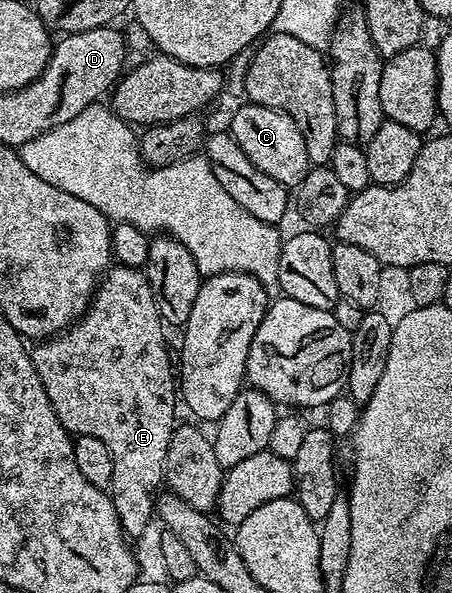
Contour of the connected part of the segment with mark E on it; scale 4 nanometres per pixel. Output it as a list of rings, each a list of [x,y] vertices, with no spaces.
[[[114,264],[101,277],[97,288],[93,290],[91,304],[85,309],[84,316],[76,323],[70,325],[69,328],[62,329],[60,333],[34,344],[37,346],[32,346],[31,349],[33,366],[43,383],[43,391],[47,391],[47,399],[51,399],[51,407],[55,411],[55,415],[62,427],[70,435],[95,435],[95,439],[100,439],[106,445],[107,451],[111,451],[111,459],[113,460],[113,490],[111,493],[113,506],[117,512],[121,529],[125,532],[126,538],[129,539],[143,536],[149,529],[149,520],[154,520],[155,494],[163,485],[167,451],[171,447],[171,435],[175,428],[175,422],[178,420],[176,417],[177,407],[179,408],[179,381],[175,376],[174,362],[173,365],[169,362],[169,349],[165,346],[165,332],[167,332],[167,326],[159,315],[159,307],[155,307],[155,295],[151,291],[149,281],[145,278],[144,272],[140,269],[132,269],[126,265]]]

